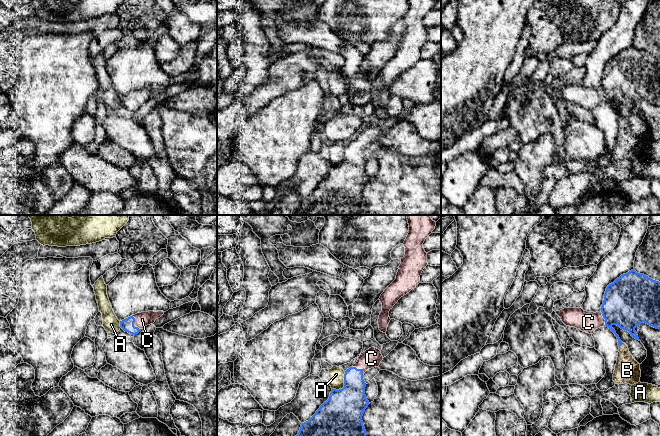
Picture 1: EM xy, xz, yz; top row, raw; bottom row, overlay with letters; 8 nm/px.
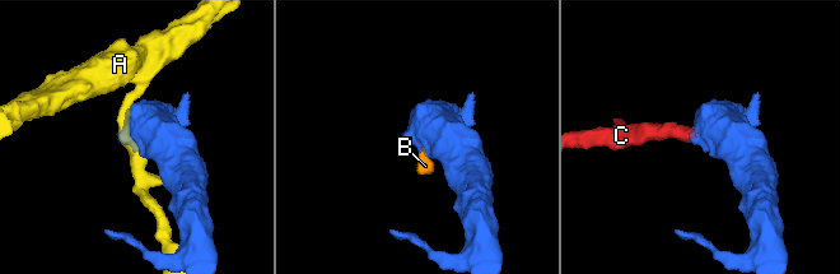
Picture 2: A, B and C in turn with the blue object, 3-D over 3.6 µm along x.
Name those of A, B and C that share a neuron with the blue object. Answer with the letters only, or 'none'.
B, C

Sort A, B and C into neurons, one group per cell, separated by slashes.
A / B C

